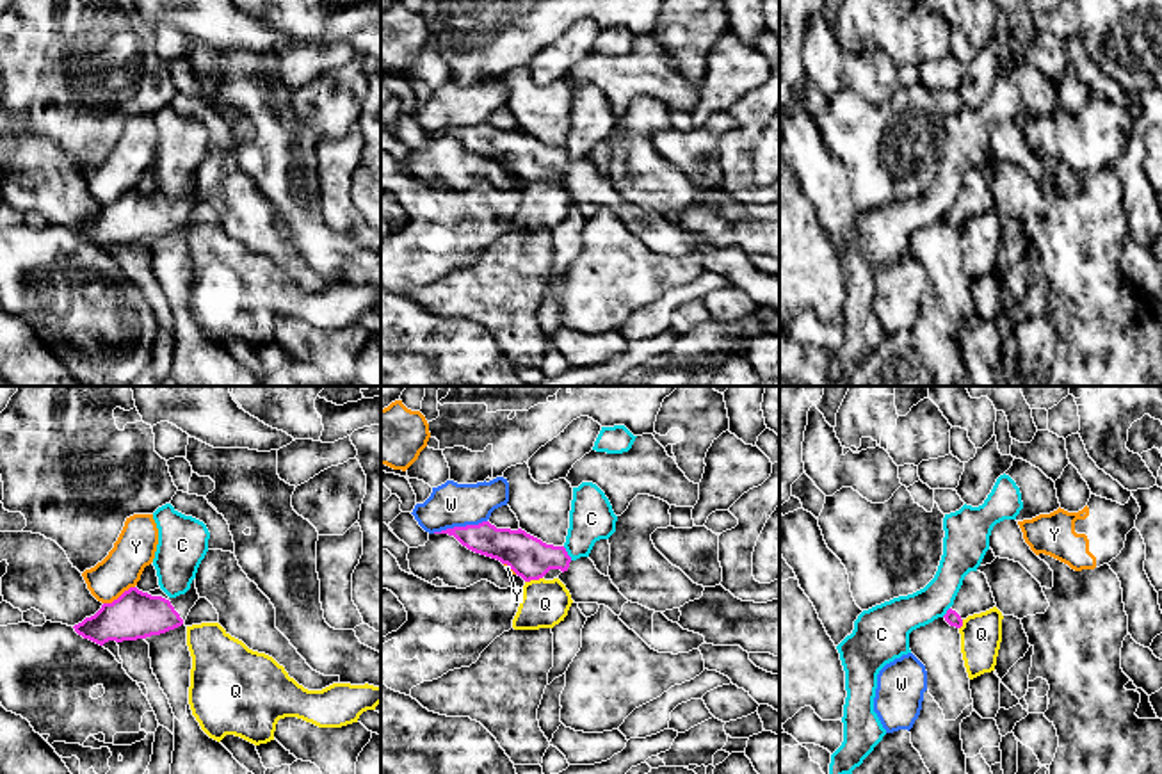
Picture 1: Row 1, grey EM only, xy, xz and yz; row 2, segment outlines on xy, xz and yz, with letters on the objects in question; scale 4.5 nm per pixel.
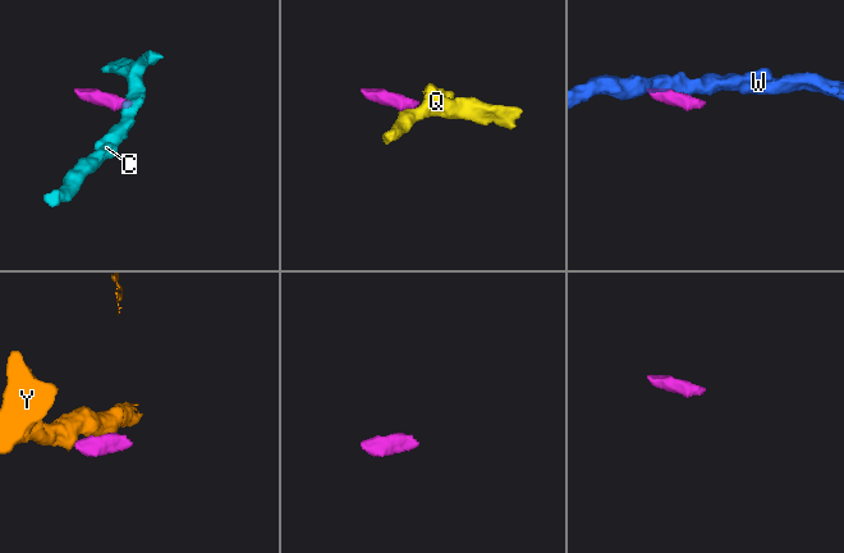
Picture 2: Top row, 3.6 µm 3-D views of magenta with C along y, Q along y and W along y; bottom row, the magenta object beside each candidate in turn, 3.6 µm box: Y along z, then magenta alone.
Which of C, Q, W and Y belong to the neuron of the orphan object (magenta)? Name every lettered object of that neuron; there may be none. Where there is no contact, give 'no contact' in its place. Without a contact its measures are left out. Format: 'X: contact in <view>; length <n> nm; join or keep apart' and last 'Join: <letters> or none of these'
C: contact in xz; length 80 nm; keep apart
Q: contact in xz; length 80 nm; keep apart
W: contact in xz; length 260 nm; keep apart
Y: contact in xy; length 170 nm; keep apart
Join: none of these

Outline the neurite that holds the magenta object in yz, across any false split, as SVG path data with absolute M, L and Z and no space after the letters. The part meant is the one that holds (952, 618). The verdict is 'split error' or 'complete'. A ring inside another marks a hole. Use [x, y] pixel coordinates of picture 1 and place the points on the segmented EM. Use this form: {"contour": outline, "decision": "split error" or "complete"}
{"contour": "M970 571L954 600L954 605L943 616L950 626L961 628L968 616L986 612L997 607L988 578L980 571Z", "decision": "split error"}

